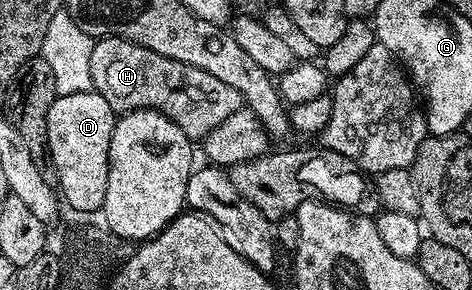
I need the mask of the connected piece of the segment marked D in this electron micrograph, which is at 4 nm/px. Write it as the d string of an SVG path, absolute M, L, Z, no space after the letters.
M98 91L58 95L47 113L47 143L52 174L57 174L56 186L60 198L73 211L97 211L105 206L107 173L113 126L118 116L107 105L107 97Z

